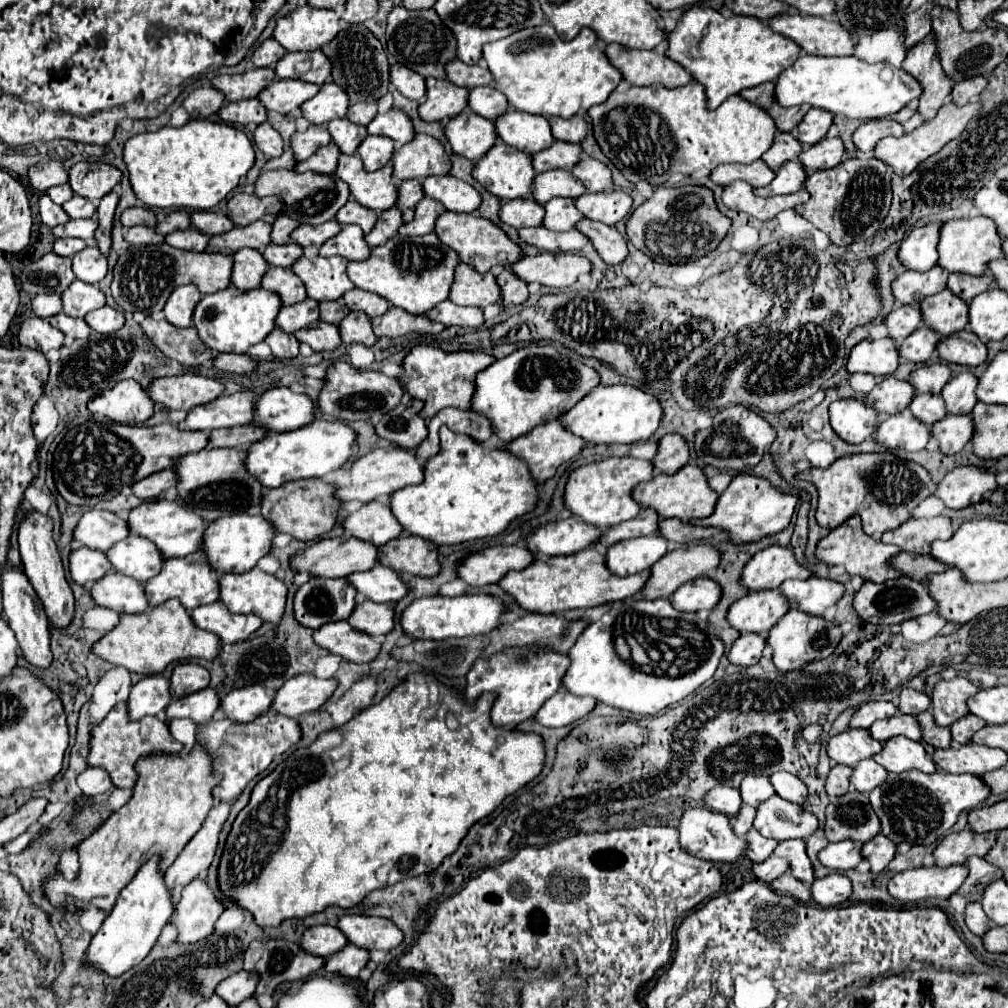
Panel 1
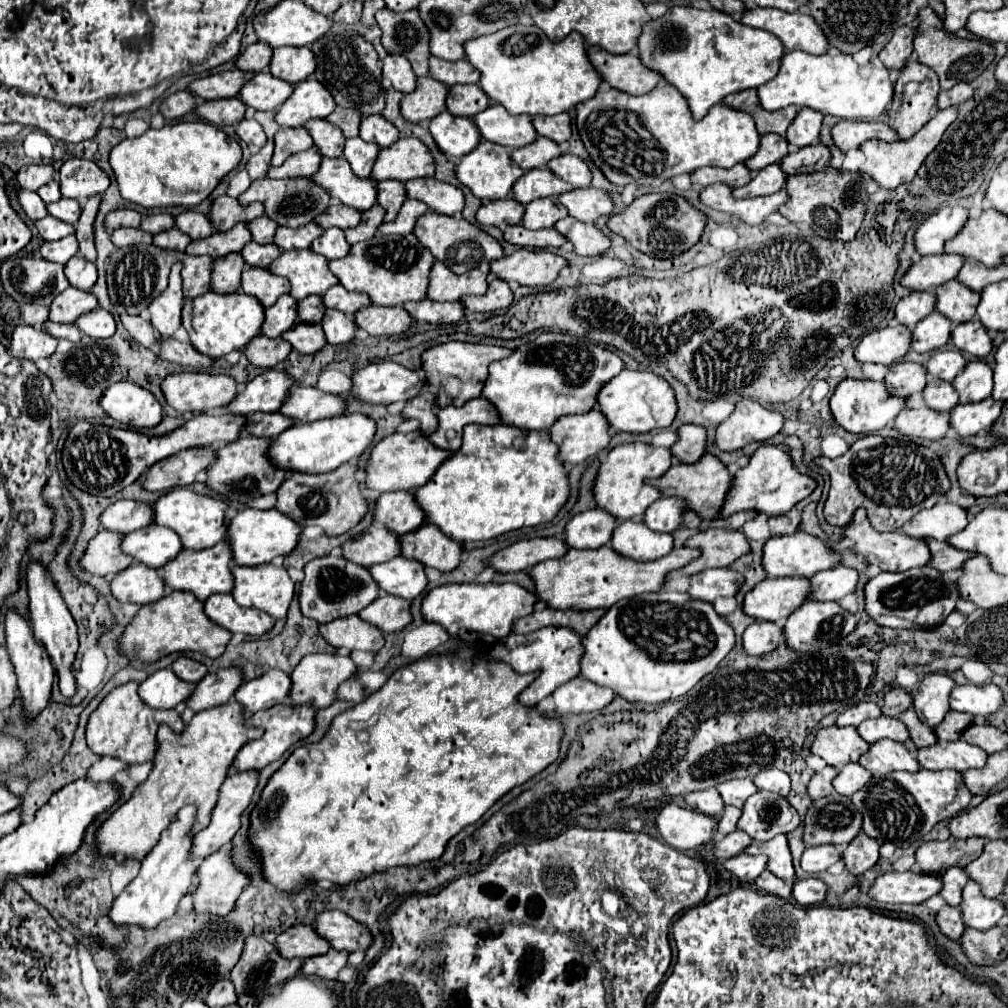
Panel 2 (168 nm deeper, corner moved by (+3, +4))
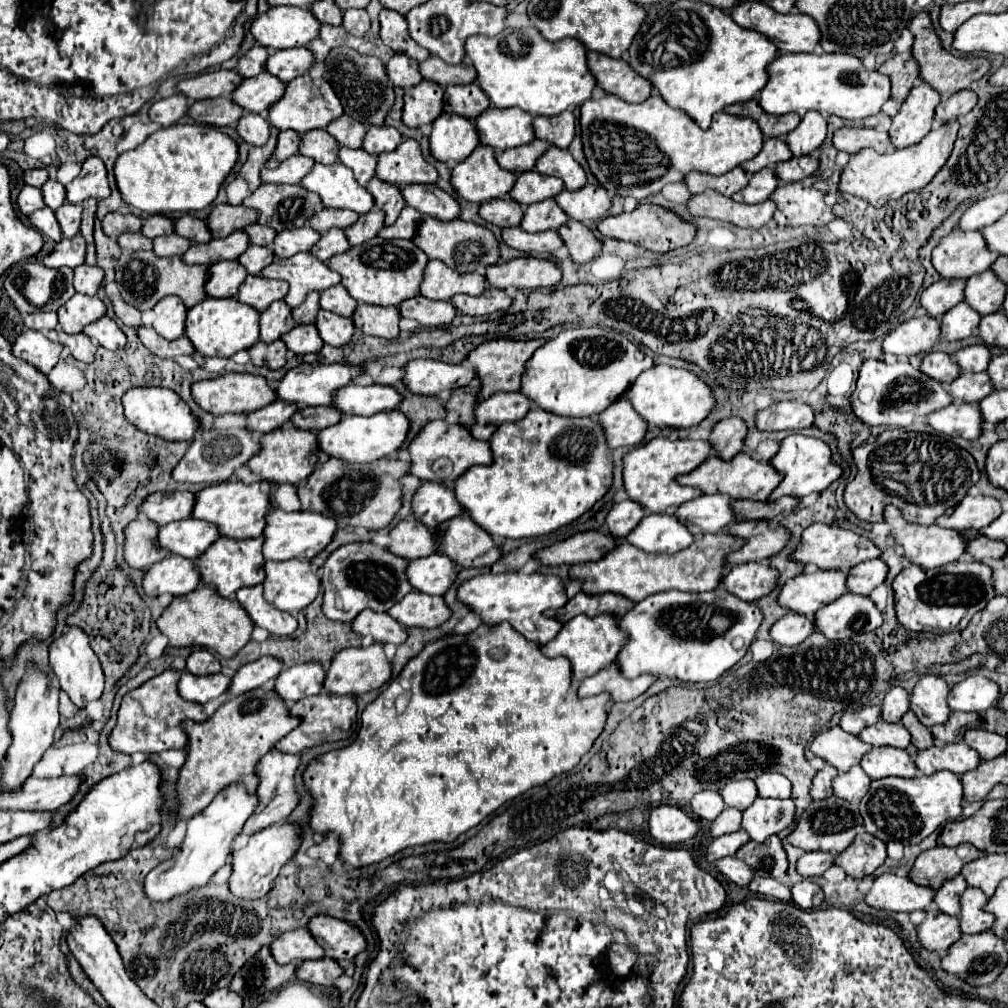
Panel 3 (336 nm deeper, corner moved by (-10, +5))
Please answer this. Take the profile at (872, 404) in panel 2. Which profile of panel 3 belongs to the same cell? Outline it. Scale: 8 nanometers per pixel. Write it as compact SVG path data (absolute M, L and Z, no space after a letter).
M865 360L859 370L857 388L851 394L853 414L863 424L891 426L891 428L905 428L917 416L927 416L939 408L945 408L951 402L953 400L941 382L927 378L925 374L919 372L919 368L911 366L909 362L885 364L879 360Z

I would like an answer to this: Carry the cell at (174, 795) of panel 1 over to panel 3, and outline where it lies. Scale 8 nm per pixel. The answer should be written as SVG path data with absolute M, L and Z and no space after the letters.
M251 690L243 696L231 698L217 708L217 712L197 724L193 720L183 720L183 732L187 732L187 760L179 770L175 796L177 796L177 820L185 820L205 806L219 794L219 790L227 788L231 782L243 782L247 792L255 792L257 776L253 772L257 760L271 750L279 738L287 736L299 718L289 716L285 702L273 690Z

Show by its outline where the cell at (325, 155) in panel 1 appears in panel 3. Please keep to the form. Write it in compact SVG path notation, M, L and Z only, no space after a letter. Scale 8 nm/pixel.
M295 154L285 162L281 162L281 166L275 170L263 168L261 180L275 184L299 184L311 172L313 166L315 162L311 162L311 158L303 158L303 154Z

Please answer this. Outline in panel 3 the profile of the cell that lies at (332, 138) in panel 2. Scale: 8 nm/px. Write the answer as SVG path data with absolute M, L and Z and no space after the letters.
M309 130L301 138L299 154L311 156L321 164L333 164L339 156L339 142L327 130Z

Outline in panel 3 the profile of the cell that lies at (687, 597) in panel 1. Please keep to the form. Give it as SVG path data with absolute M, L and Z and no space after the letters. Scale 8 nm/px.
M737 564L719 580L719 588L733 596L753 602L769 594L777 584L777 570L767 564Z

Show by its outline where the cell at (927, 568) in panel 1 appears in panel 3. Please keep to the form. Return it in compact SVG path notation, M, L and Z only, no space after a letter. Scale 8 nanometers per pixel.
M977 536L967 542L967 554L971 554L977 562L983 562L987 558L1001 558L1007 554L1007 546L997 540L987 540L985 536Z

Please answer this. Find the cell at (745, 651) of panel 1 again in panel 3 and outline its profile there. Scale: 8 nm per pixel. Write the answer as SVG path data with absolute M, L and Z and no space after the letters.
M789 612L789 614L785 614L783 618L779 618L779 620L771 626L769 634L771 634L771 638L773 638L777 644L781 644L781 646L797 646L797 644L801 644L813 630L815 630L815 628L813 628L813 622L811 622L811 620L807 620L807 618L801 616L801 614Z

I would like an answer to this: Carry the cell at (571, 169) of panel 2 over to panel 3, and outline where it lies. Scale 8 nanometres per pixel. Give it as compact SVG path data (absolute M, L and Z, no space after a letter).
M551 146L547 154L537 160L535 170L547 176L559 176L565 182L567 190L579 190L587 184L587 174L581 164L573 160L569 150L559 150L557 146Z

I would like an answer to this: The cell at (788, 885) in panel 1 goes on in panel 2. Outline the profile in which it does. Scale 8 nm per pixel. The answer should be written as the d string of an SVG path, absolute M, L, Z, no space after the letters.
M762 871L762 875L754 881L754 885L760 891L770 893L770 895L776 895L776 897L782 897L782 899L788 899L790 897L790 885L786 885L776 875L770 875L770 871Z

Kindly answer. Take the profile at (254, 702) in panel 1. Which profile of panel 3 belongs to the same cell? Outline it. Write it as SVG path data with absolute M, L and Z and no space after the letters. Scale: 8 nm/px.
M307 662L299 666L285 668L277 678L273 690L285 700L285 706L293 706L297 700L319 694L323 690L325 670L317 662Z

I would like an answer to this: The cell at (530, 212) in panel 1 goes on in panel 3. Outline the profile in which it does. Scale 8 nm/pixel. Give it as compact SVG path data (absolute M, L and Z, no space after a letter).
M497 198L481 204L479 214L485 222L495 224L499 228L519 226L523 220L523 206L513 198Z

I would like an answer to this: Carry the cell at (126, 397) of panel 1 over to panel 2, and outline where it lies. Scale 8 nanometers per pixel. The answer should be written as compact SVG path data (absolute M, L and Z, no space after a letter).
M130 381L110 385L100 405L112 419L132 429L156 427L162 421L162 405L156 397Z

